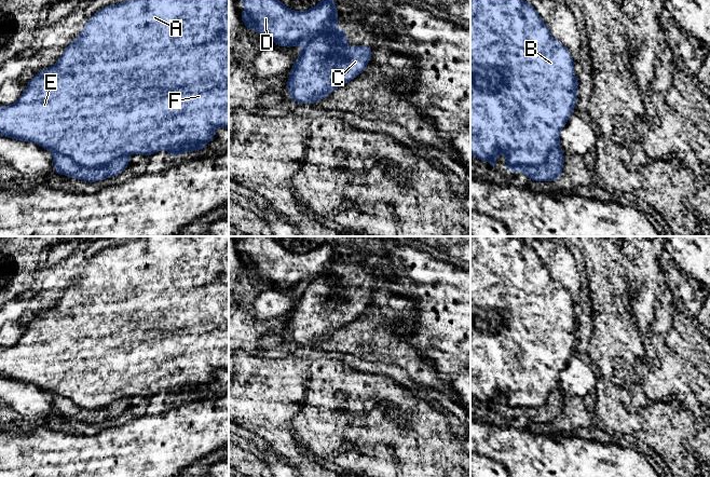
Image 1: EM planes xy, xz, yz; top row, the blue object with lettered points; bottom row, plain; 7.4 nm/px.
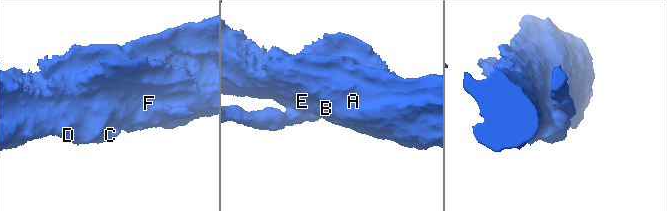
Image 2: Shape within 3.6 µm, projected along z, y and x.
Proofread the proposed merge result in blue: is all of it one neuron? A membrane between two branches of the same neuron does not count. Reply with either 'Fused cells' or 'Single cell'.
Fused cells

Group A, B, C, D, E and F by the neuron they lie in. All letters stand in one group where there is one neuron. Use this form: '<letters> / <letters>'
A B D E F / C

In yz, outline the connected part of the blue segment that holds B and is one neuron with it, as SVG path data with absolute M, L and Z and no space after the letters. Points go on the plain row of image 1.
M470 236L470 396L481 403L489 404L494 409L496 398L501 395L504 395L507 400L505 411L508 413L513 413L514 411L523 407L540 408L545 405L550 393L554 390L559 389L560 373L573 355L574 347L577 342L578 321L574 317L574 304L575 303L572 300L570 292L552 280L547 267L541 260L532 245L528 245L522 240L517 237L515 238L513 236Z

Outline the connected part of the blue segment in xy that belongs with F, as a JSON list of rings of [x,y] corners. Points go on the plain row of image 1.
[[[142,236],[104,248],[86,262],[82,274],[64,291],[54,308],[41,311],[29,322],[14,346],[0,347],[1,378],[36,384],[84,409],[101,408],[134,395],[150,398],[163,391],[169,394],[170,399],[180,397],[183,393],[203,392],[208,383],[214,382],[216,369],[229,370],[229,236]]]

